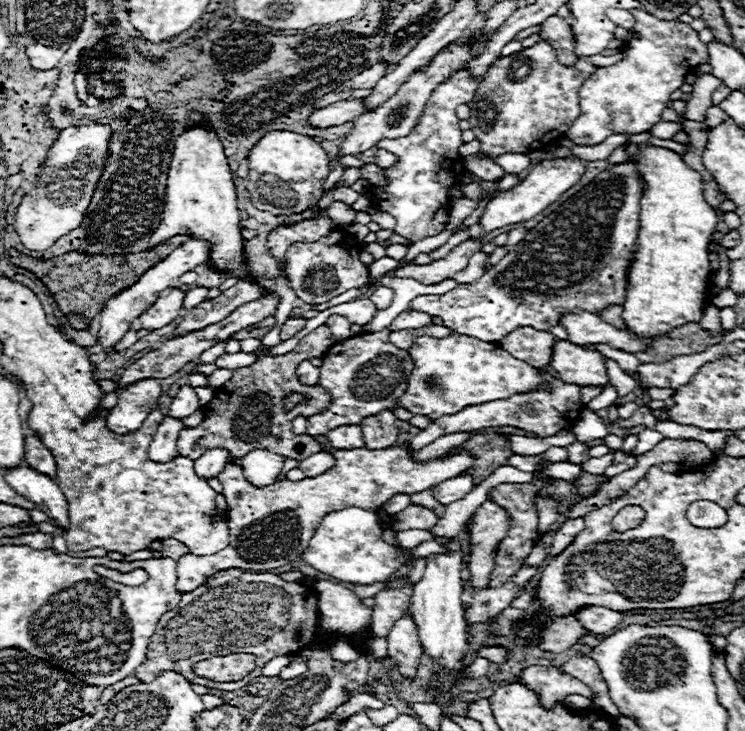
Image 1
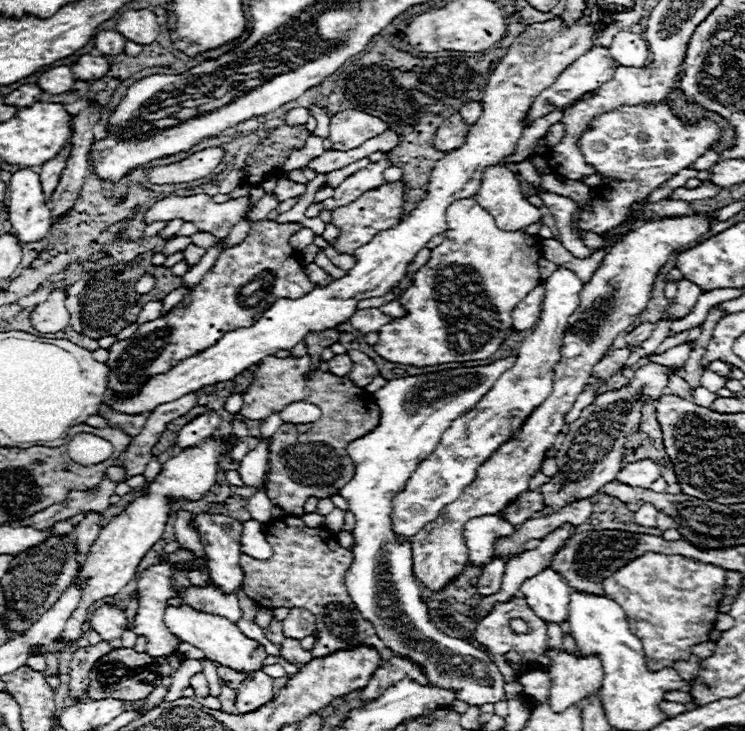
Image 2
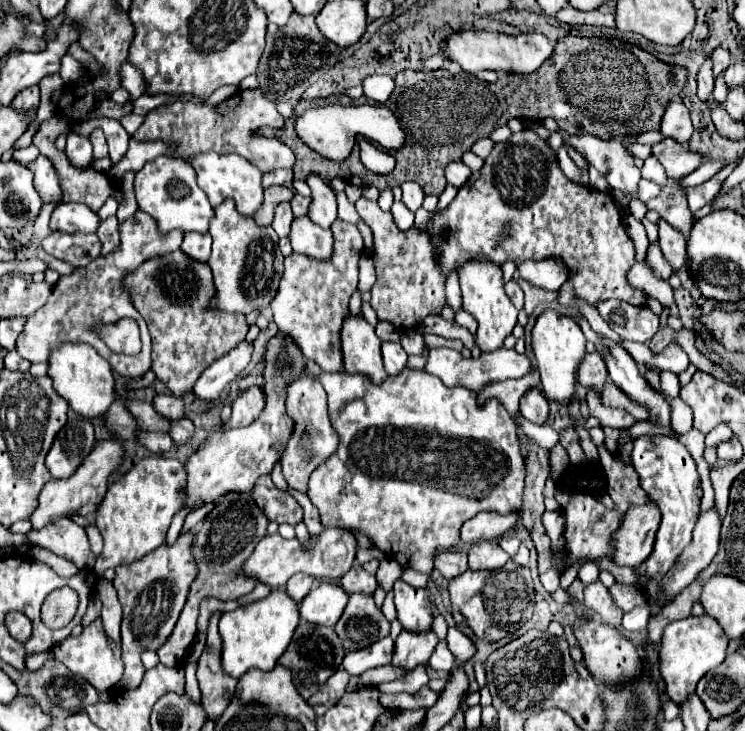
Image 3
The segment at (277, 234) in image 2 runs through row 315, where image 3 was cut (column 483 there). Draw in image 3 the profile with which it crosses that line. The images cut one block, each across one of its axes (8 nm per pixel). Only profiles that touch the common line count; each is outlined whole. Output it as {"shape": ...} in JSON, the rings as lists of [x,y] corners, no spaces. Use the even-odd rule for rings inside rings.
{"shape":[[[530,128],[512,134],[506,144],[496,144],[490,156],[484,160],[480,172],[474,172],[472,178],[458,190],[458,196],[444,208],[436,210],[428,222],[428,230],[412,226],[410,230],[398,230],[394,216],[382,212],[376,202],[360,198],[356,202],[360,218],[374,232],[374,264],[378,280],[372,286],[370,304],[378,314],[378,320],[386,320],[396,328],[414,328],[420,326],[428,314],[440,314],[446,304],[446,278],[452,270],[458,270],[464,262],[482,260],[496,262],[502,266],[512,260],[520,266],[524,260],[544,260],[544,258],[562,258],[568,268],[568,280],[558,290],[558,302],[566,308],[578,310],[578,300],[598,308],[600,302],[616,298],[628,304],[644,304],[642,290],[630,288],[626,282],[626,272],[634,264],[634,244],[626,234],[622,214],[610,194],[598,192],[592,186],[580,186],[568,180],[556,164],[554,150],[548,148]]]}

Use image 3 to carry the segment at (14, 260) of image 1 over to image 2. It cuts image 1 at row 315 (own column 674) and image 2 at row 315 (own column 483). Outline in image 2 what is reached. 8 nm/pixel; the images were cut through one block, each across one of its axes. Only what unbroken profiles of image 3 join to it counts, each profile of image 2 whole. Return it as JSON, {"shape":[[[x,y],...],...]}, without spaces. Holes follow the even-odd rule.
{"shape":[[[148,250],[146,254],[140,254],[134,258],[132,264],[128,264],[122,272],[114,274],[114,272],[108,272],[106,268],[104,270],[98,270],[94,274],[94,278],[88,280],[88,284],[84,286],[84,290],[80,292],[80,320],[82,320],[82,334],[88,336],[88,338],[94,338],[94,340],[100,340],[104,336],[116,336],[122,328],[130,326],[132,322],[136,322],[138,318],[138,312],[142,310],[142,306],[146,302],[152,302],[152,300],[162,300],[166,294],[170,294],[172,290],[180,288],[182,284],[182,278],[180,276],[174,276],[170,268],[164,268],[164,266],[154,266],[152,264],[152,256],[154,256],[154,250]],[[144,270],[152,272],[156,276],[156,286],[152,292],[148,294],[136,294],[134,290],[134,282],[138,280],[138,276],[144,274]]]}

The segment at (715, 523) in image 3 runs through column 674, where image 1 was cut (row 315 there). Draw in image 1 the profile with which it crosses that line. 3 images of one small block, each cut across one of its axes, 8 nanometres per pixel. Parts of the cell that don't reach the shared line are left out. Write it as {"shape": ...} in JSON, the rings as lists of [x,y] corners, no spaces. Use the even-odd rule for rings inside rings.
{"shape":[[[572,310],[564,314],[558,324],[566,328],[568,340],[574,344],[608,344],[630,354],[642,352],[650,344],[650,340],[640,340],[628,330],[618,330],[586,310]]]}

